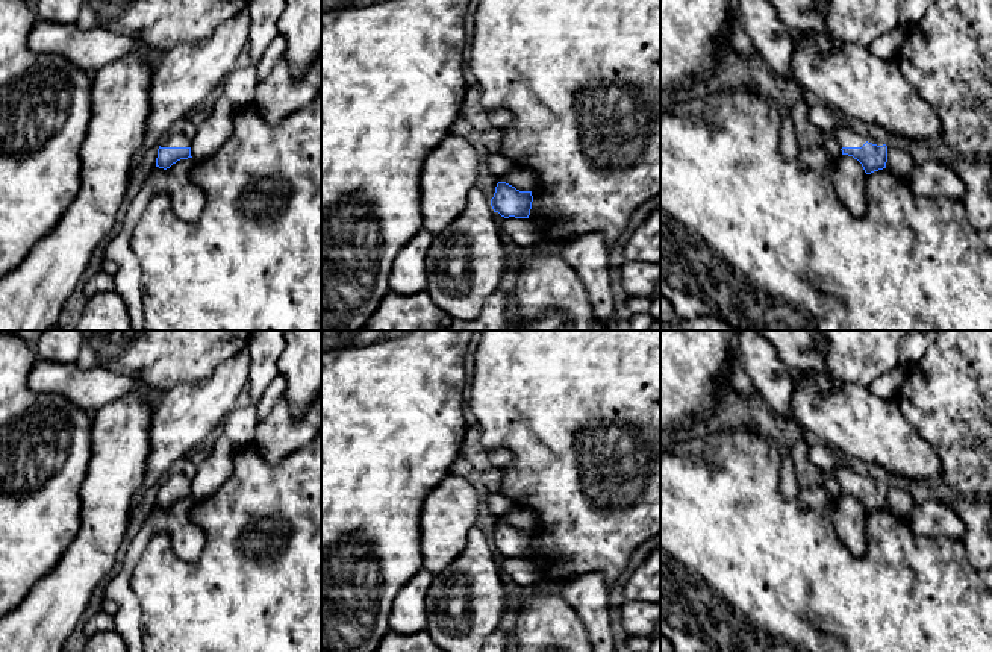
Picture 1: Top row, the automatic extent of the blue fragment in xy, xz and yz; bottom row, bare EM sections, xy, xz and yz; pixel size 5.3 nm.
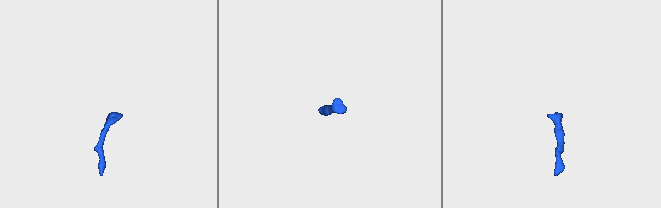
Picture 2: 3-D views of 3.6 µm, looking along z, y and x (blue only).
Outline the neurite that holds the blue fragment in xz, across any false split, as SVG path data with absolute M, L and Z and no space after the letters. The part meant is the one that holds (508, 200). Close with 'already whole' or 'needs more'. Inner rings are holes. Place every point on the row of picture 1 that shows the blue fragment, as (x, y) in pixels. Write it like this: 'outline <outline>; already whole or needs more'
outline M498 182L491 199L491 206L494 212L498 212L504 218L529 218L532 202L532 191L519 191L506 182Z; already whole

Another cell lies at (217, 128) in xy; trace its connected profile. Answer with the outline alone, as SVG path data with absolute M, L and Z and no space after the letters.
M218 96L211 114L197 124L195 136L191 139L191 156L194 161L212 156L233 133L233 120L239 106Z

